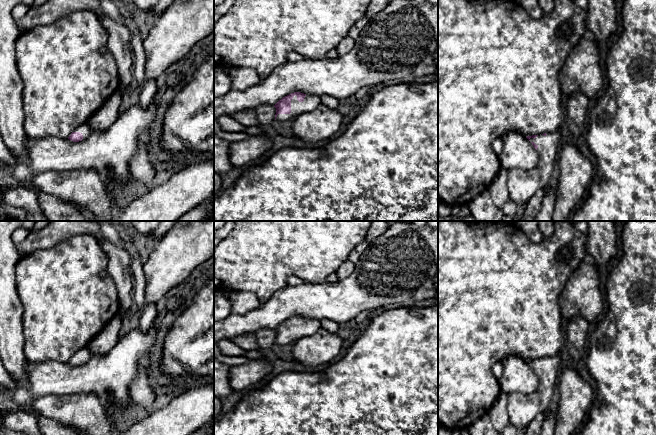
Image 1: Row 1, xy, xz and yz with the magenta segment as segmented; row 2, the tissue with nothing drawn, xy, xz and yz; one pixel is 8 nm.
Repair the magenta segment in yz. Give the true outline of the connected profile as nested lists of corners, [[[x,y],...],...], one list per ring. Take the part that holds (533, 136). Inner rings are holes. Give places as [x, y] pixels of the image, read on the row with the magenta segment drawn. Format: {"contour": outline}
{"contour": [[[560,130],[526,137],[538,153],[538,164],[530,170],[513,168],[507,173],[509,198],[518,205],[526,205],[534,193],[551,181],[561,146]]]}

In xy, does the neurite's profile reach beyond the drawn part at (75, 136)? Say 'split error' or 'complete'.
split error

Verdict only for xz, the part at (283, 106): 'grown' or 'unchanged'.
grown

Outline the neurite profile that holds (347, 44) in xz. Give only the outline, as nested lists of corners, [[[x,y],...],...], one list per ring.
[[[348,35],[347,37],[343,38],[339,45],[336,47],[337,52],[339,53],[339,56],[344,56],[348,54],[355,45],[355,40]]]

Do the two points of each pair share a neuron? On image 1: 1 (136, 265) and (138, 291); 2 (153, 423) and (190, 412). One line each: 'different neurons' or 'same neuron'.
1: same neuron
2: same neuron

